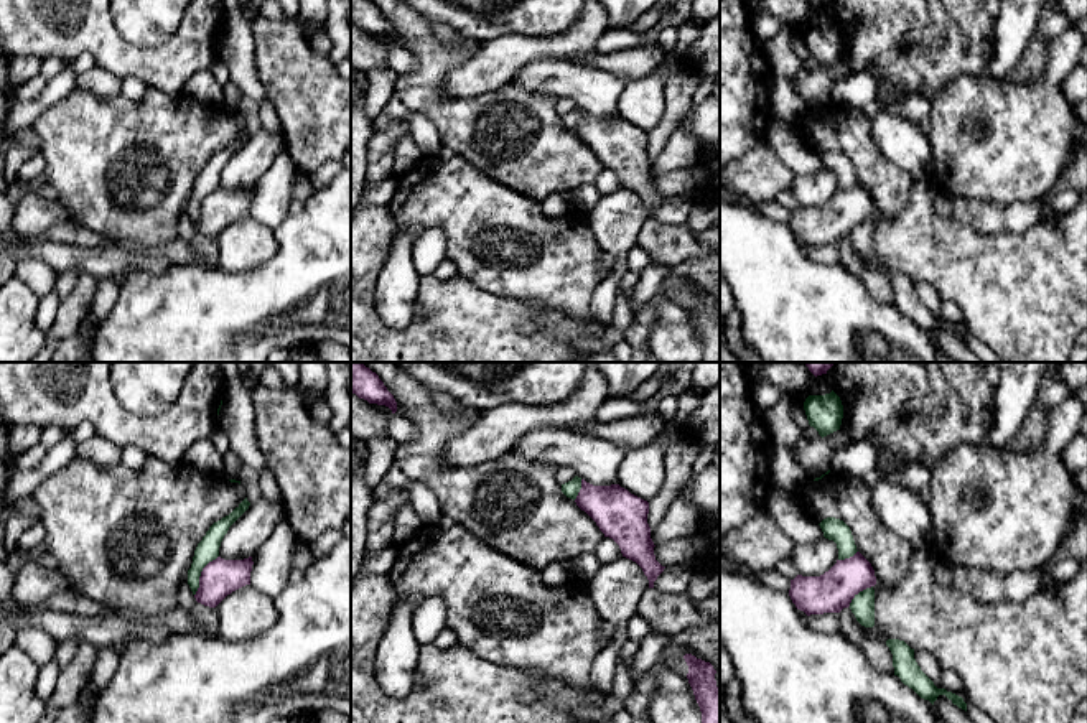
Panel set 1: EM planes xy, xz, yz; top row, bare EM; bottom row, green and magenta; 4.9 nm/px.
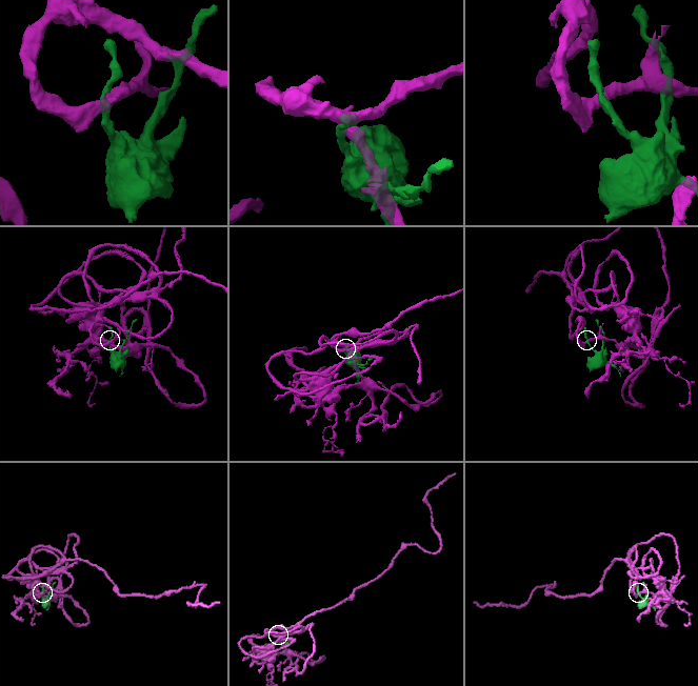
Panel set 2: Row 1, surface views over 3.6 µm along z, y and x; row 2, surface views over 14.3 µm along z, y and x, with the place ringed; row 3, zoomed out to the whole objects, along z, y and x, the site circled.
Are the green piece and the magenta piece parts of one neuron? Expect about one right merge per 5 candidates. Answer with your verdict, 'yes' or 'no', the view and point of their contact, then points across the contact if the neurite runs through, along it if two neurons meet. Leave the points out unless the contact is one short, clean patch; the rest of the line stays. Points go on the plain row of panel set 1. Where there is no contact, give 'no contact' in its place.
no; contact xy (200, 206); border xy (218, 186), (203, 200), (195, 226)

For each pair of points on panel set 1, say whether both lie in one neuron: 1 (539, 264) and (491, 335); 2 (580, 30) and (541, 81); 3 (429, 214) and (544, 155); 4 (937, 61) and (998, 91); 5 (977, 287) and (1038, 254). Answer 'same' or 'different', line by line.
1: different
2: different
3: different
4: different
5: same

